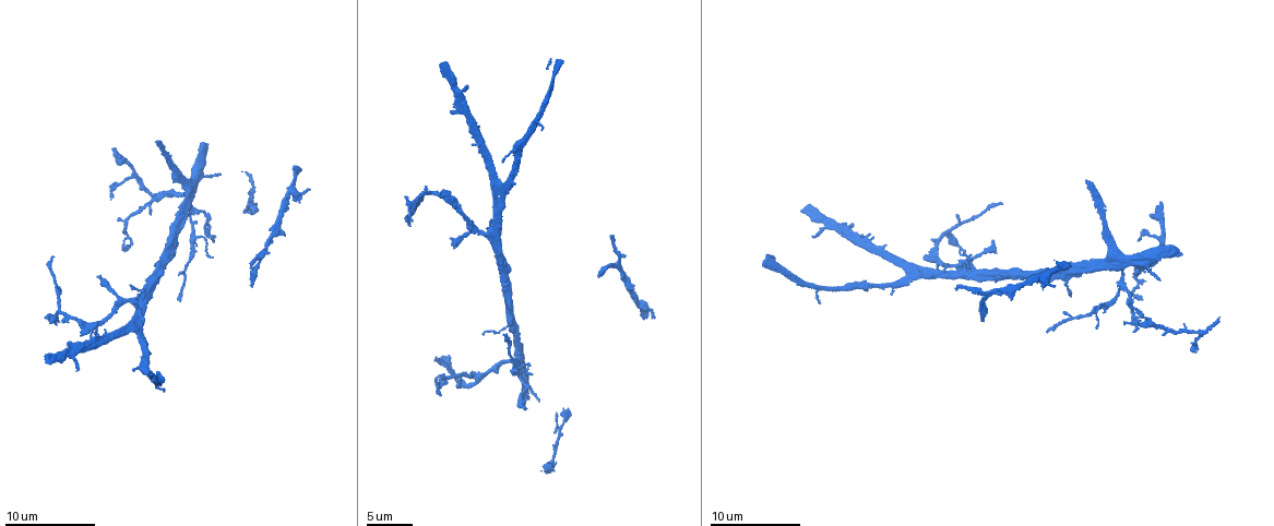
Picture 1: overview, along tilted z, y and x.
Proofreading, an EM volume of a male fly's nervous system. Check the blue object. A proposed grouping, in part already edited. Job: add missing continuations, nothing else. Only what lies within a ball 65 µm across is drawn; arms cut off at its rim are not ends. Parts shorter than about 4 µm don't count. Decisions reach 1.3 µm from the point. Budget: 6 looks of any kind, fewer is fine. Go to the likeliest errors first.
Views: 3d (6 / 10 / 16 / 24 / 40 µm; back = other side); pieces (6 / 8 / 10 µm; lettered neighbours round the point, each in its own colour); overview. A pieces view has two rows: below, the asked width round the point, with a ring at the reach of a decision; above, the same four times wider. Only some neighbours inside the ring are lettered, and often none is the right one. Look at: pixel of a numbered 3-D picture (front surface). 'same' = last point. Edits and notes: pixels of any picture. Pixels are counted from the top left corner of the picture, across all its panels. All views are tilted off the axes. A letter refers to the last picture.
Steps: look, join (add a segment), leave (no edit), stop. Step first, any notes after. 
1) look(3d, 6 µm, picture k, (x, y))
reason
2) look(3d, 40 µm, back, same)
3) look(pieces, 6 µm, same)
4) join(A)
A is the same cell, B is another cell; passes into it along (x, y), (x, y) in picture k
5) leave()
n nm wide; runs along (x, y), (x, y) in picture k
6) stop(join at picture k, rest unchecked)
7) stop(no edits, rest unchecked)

look(3d, 10 µm, picture 1, (507, 334))

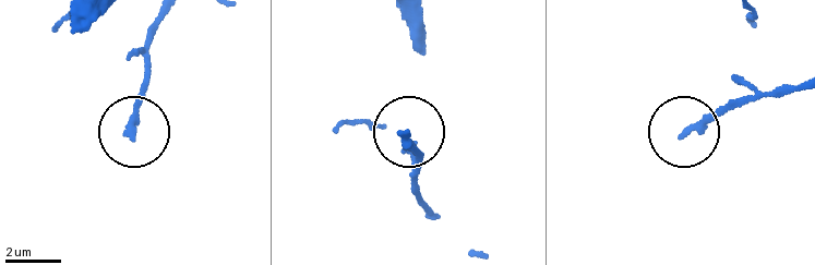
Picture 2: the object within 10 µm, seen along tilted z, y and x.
look(pieces, 6 µm, picture 2, (406, 133))
see the neighbours

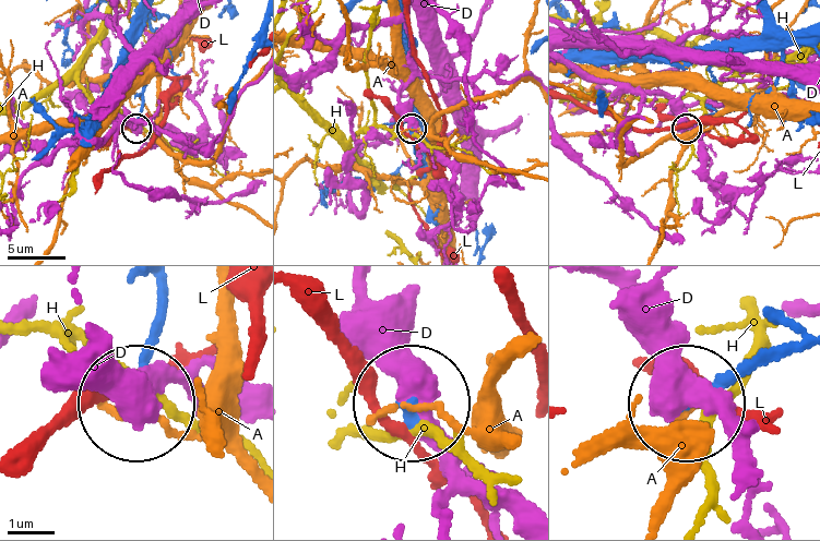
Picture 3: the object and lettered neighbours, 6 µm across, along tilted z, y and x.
leave()
240 nm wide; A, D, H and L are other cells; no lettered segment goes on from it

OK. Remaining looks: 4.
look(pieces, 6 µm, picture 1, (1000, 202))
end of a long branch

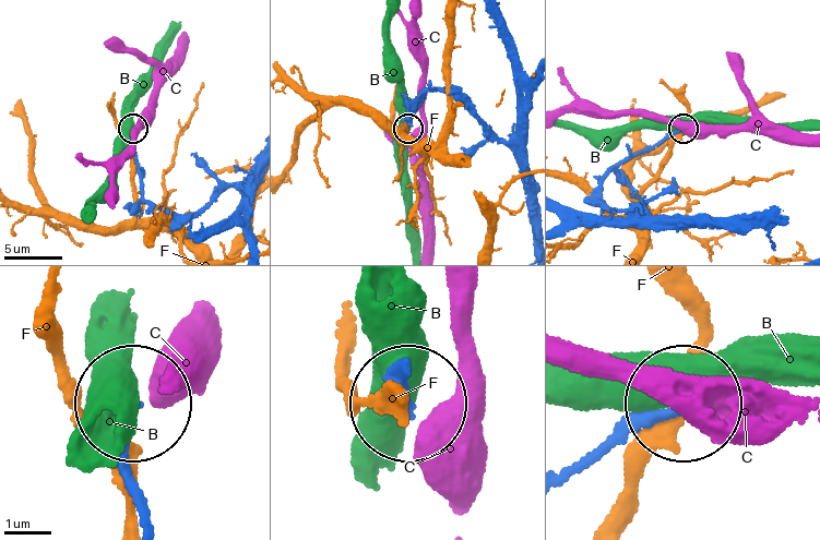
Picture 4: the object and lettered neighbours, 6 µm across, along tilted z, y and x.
leave()
B, C and F are other cells; no lettered segment goes on from it

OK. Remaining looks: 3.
look(pieces, 6 µm, picture 1, (958, 288))
an open end

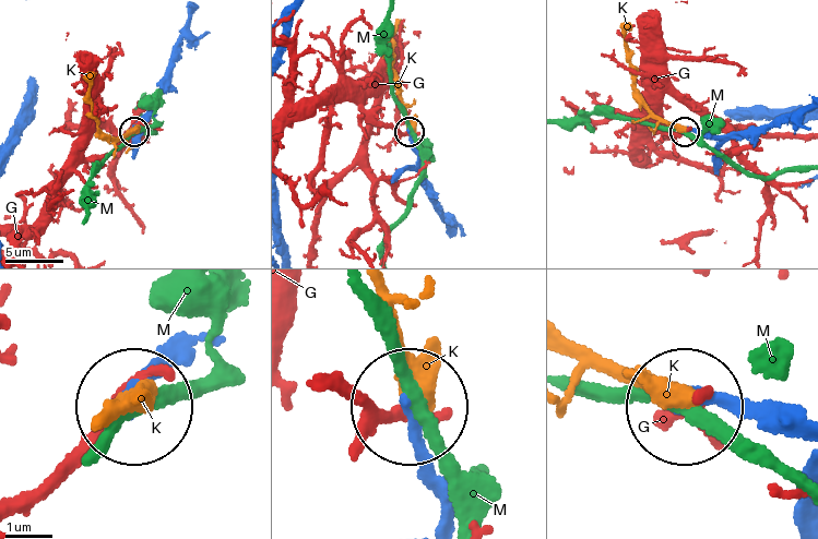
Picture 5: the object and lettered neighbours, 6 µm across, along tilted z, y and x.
join(K)
K is the same cell, G and M are other cells; passes into it along (678, 397), (573, 359) in picture 5; it goes on there

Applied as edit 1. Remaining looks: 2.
stop(join at picture 5, rest unchecked)

